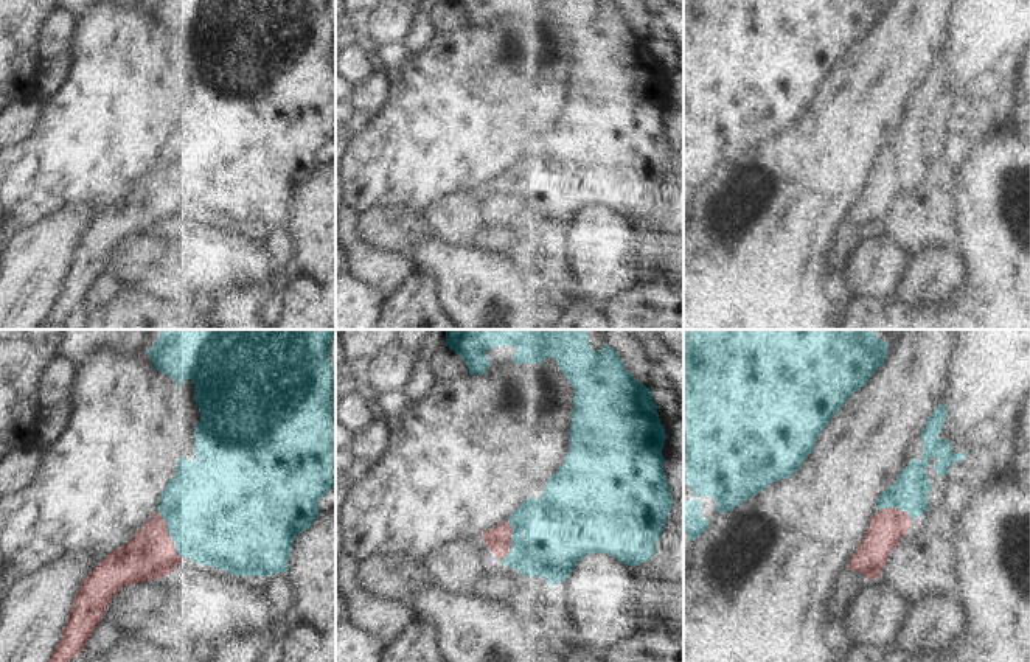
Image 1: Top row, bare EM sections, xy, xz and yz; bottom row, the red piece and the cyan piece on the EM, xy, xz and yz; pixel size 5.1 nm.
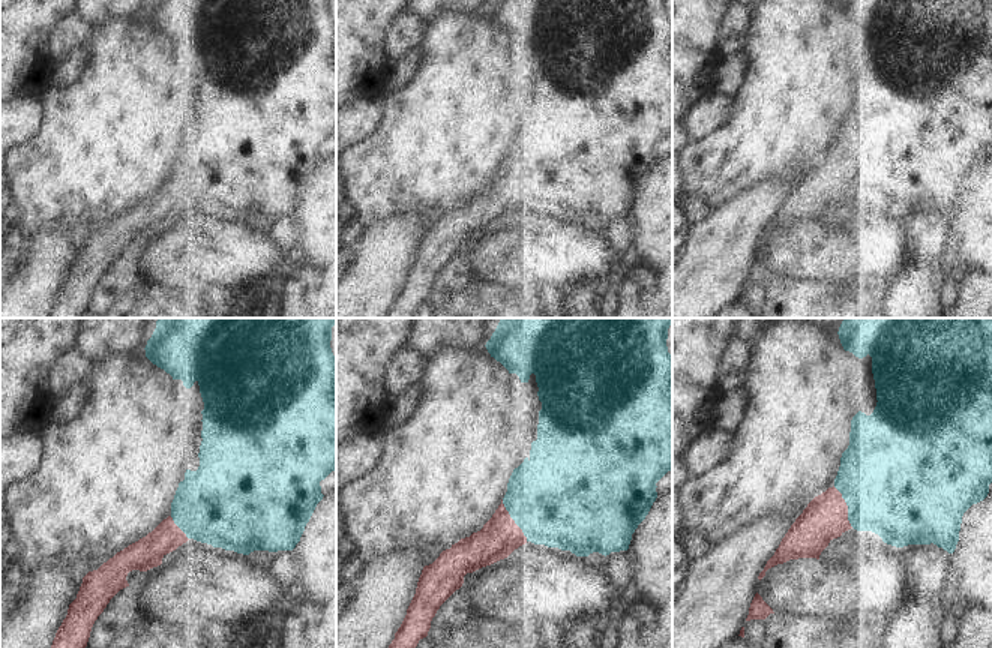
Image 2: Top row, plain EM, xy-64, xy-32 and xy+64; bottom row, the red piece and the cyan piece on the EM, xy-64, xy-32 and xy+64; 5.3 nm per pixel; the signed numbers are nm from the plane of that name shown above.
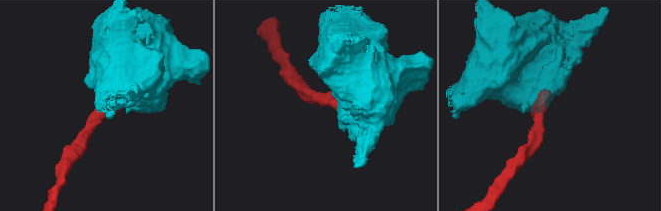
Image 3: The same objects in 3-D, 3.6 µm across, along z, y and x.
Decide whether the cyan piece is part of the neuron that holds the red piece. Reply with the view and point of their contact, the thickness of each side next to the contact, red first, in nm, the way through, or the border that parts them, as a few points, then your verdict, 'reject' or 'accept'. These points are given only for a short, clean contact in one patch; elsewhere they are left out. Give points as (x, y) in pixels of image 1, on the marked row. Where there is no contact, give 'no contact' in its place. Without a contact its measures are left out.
contact xy (168, 535); calibres 260 and 480 nm; way xy (151, 553), (168, 535), (191, 521), (213, 518); accept

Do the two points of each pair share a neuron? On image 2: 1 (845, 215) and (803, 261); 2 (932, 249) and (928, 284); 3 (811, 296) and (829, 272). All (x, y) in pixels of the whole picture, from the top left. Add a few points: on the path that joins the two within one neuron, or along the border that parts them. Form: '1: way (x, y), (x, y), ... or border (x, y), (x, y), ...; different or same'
1: border (820, 222), (842, 230), (869, 231); different
2: way (931, 258), (928, 275); same
3: border (787, 276), (841, 284); different

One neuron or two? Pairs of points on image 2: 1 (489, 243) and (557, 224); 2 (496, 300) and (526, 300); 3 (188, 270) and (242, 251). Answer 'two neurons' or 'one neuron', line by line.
1: one neuron
2: one neuron
3: one neuron

